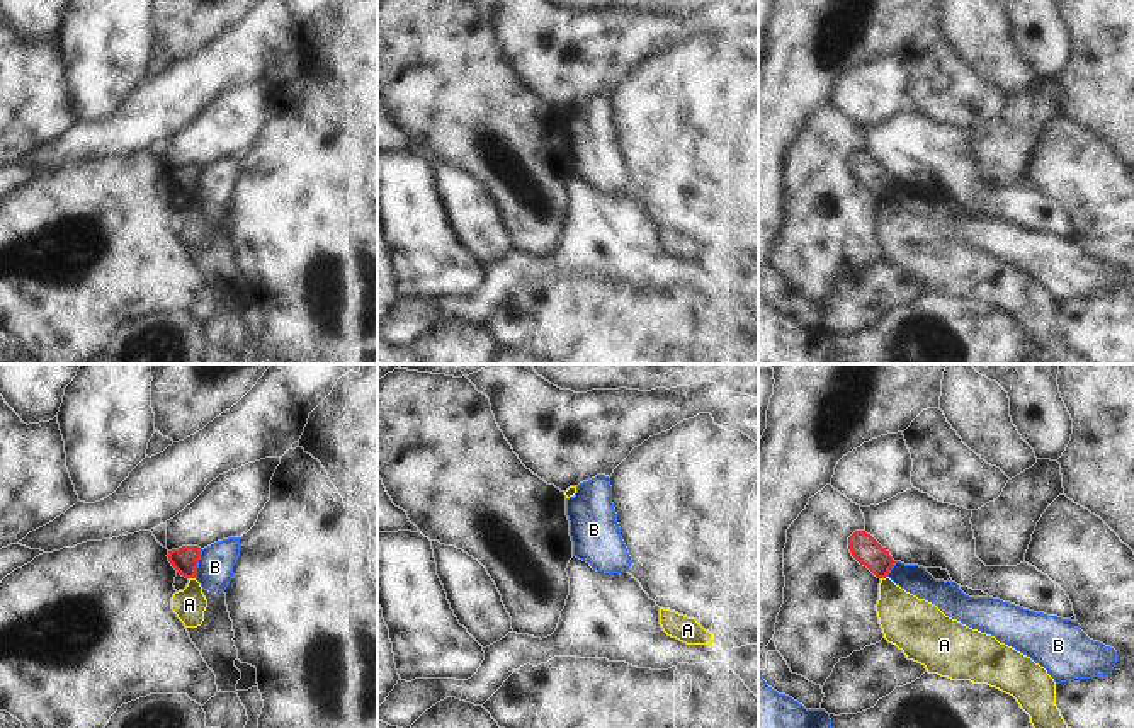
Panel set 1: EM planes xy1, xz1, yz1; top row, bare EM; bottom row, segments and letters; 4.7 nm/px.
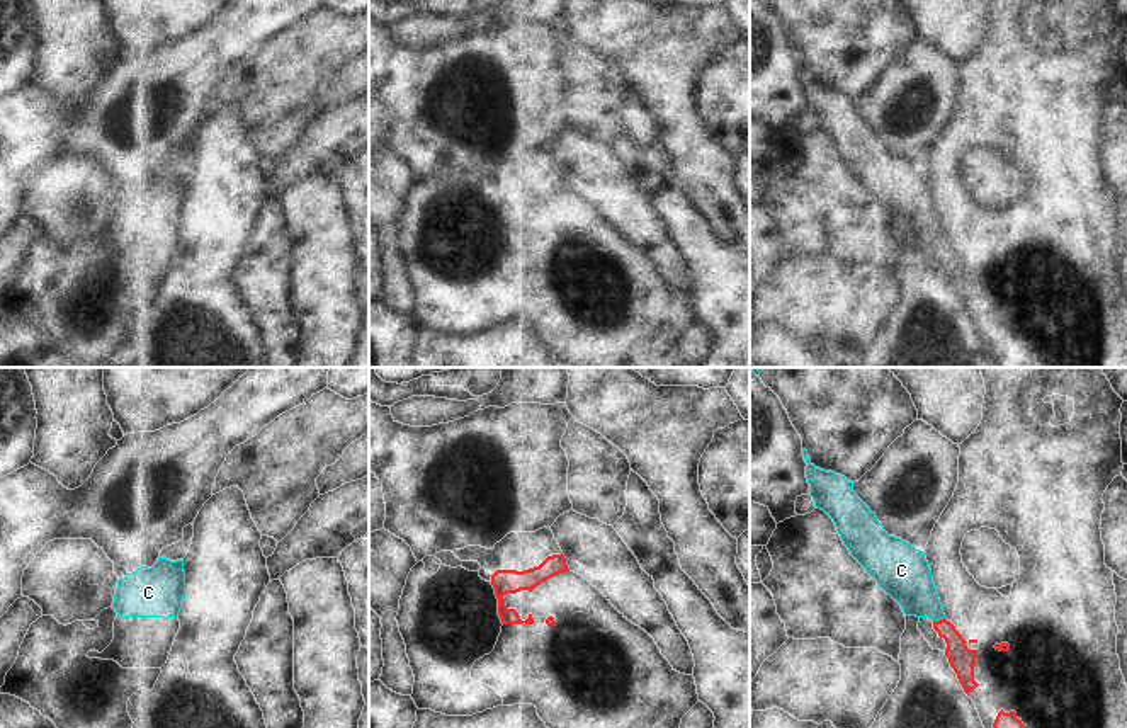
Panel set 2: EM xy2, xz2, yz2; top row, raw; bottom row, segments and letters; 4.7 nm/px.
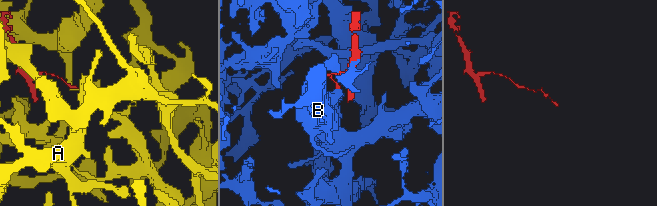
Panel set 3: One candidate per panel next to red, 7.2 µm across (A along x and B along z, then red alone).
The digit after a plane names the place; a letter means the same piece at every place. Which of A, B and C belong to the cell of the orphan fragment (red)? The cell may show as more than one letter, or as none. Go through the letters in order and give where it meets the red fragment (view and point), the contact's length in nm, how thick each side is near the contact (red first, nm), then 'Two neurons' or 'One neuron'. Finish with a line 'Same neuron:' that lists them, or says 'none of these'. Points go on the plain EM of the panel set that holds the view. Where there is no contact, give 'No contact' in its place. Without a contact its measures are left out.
A: Touches red at xy1 (192, 196). Shared border 30 nm. Thickness 120 nm (red) against 160 nm. Two neurons
B: Touches red at xy1 (196, 182). Shared border 140 nm. Thickness 120 nm (red) against 180 nm. Two neurons
C: Touches red at yz2 (940, 238). Shared border 60 nm. Thickness 120 nm (red) against 220 nm. One neuron
Same neuron: C

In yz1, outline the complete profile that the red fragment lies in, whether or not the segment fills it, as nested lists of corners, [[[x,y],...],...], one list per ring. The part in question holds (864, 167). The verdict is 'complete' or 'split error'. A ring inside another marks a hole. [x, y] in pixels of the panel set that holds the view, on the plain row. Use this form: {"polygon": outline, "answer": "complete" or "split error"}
{"polygon": [[[855,150],[848,156],[848,168],[852,175],[860,184],[867,185],[877,197],[886,197],[896,182],[889,170],[865,150]]], "answer": "complete"}

